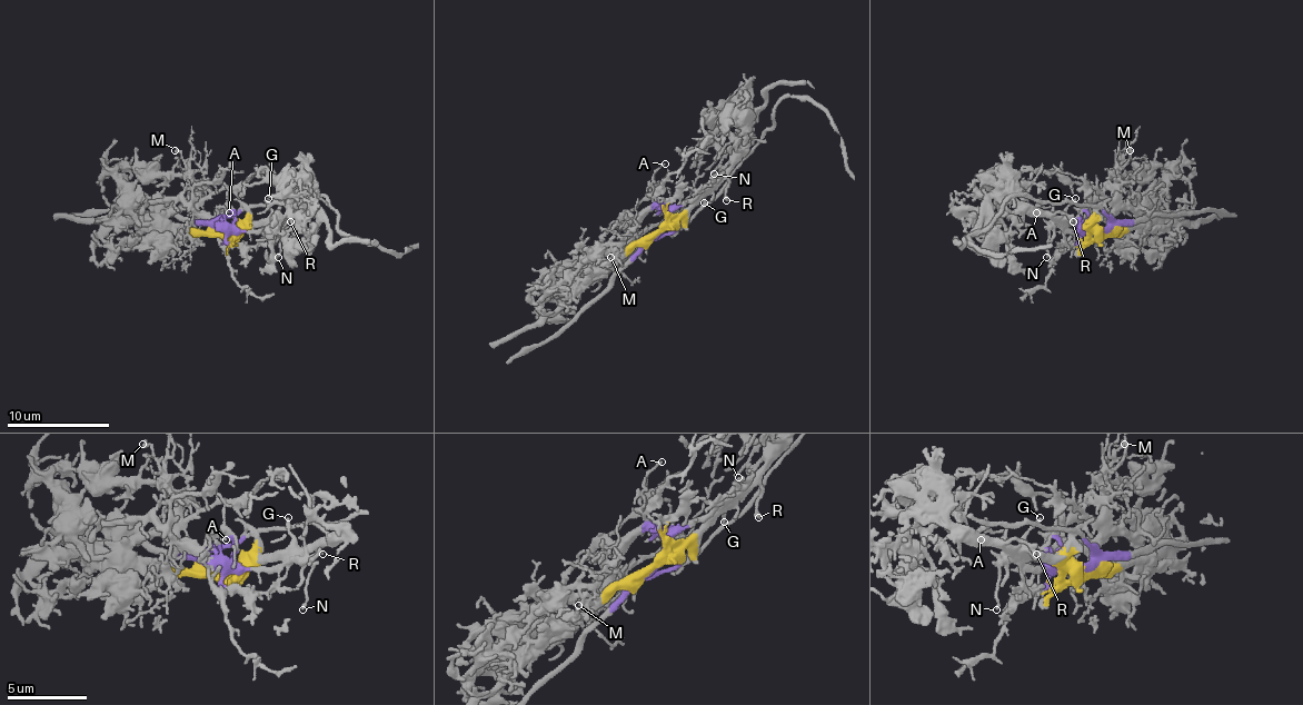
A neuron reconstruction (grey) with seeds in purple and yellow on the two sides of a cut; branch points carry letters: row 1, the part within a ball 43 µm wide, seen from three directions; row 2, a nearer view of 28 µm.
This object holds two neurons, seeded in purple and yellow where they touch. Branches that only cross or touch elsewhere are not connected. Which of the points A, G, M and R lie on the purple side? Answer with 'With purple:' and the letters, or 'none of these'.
With purple: A, M

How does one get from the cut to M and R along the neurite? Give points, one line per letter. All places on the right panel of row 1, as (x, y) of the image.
M: (1106, 230), (1088, 230), (1081, 226), (1091, 216), (1110, 208), (1114, 195), (1117, 154), (1130, 151)
R: (1106, 234), (1094, 234), (1053, 216), (1057, 212), (1073, 220)

